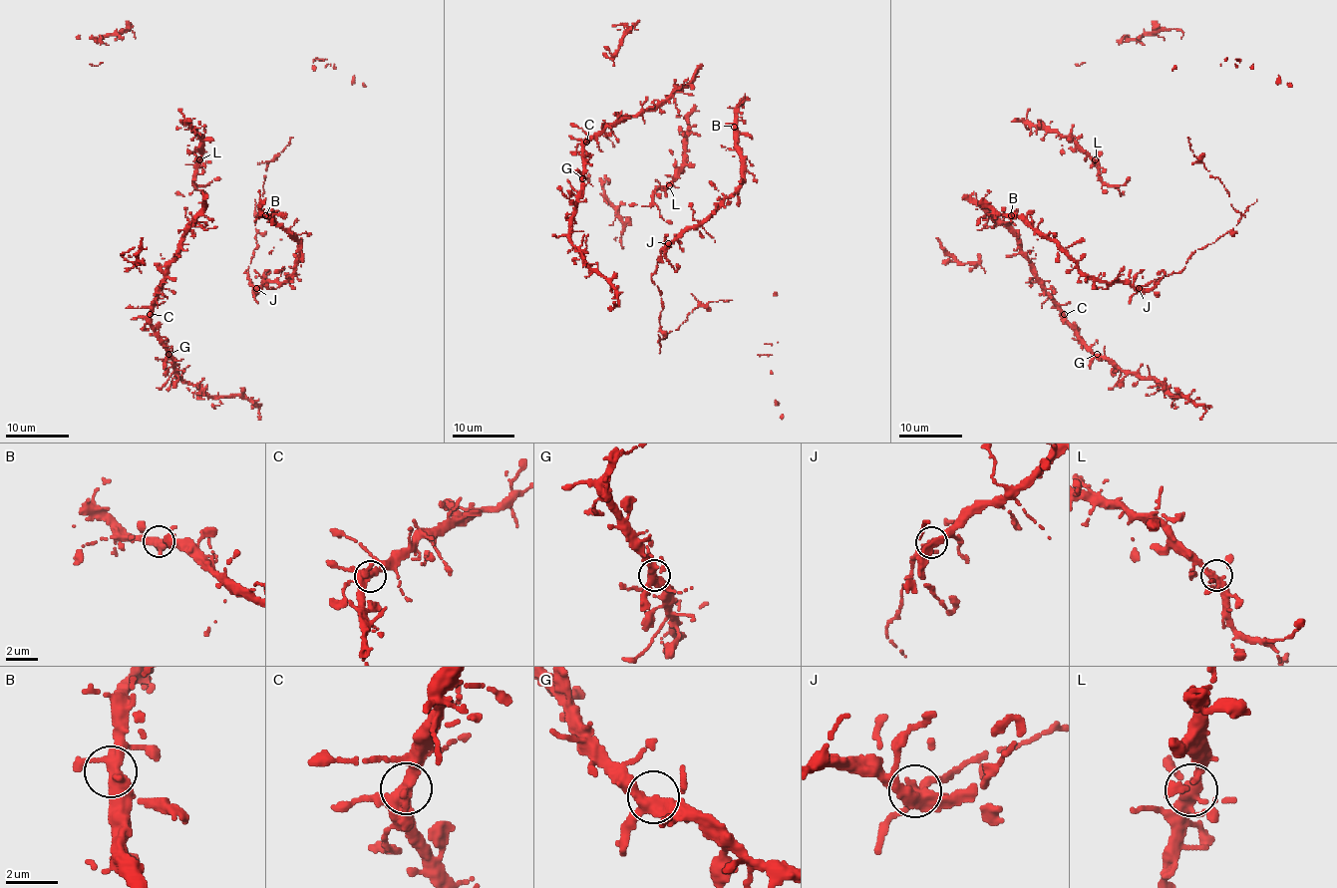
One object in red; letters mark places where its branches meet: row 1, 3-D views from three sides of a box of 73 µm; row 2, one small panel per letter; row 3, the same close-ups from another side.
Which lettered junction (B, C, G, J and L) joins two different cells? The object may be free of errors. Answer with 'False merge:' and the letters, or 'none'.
False merge: J

